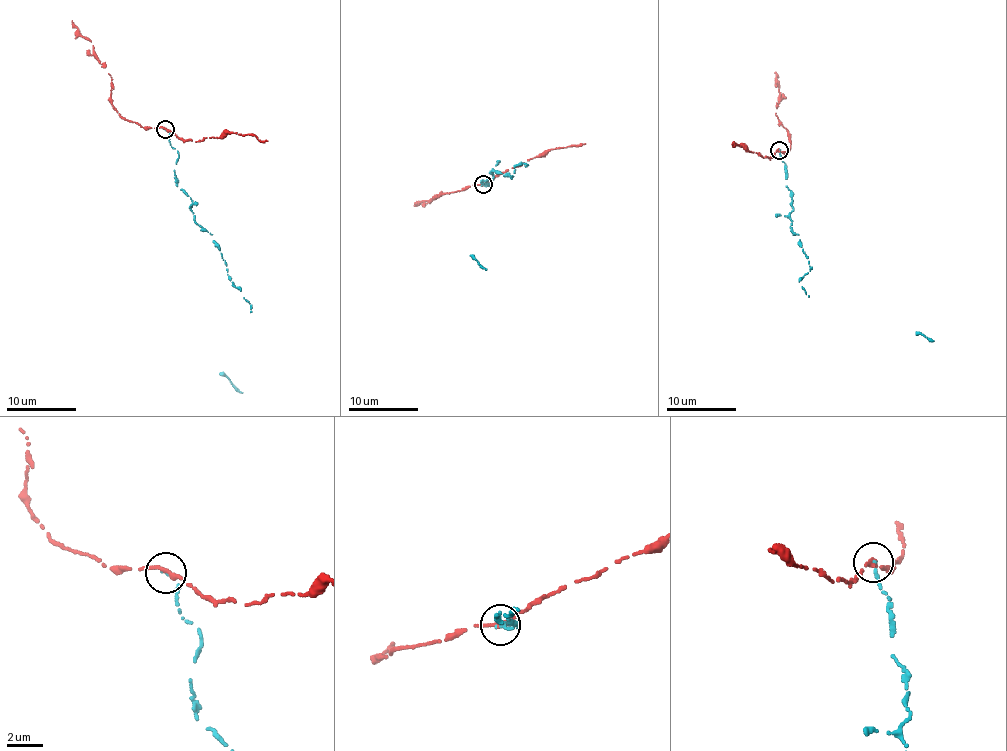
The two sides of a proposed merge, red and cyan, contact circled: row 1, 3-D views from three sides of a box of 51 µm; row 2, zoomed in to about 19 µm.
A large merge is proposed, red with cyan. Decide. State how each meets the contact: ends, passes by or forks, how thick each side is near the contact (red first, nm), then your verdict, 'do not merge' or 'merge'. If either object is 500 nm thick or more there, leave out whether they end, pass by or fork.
red ends there; cyan ends there; 320 nm thick on the red side, 150 nm on the other; do not merge

